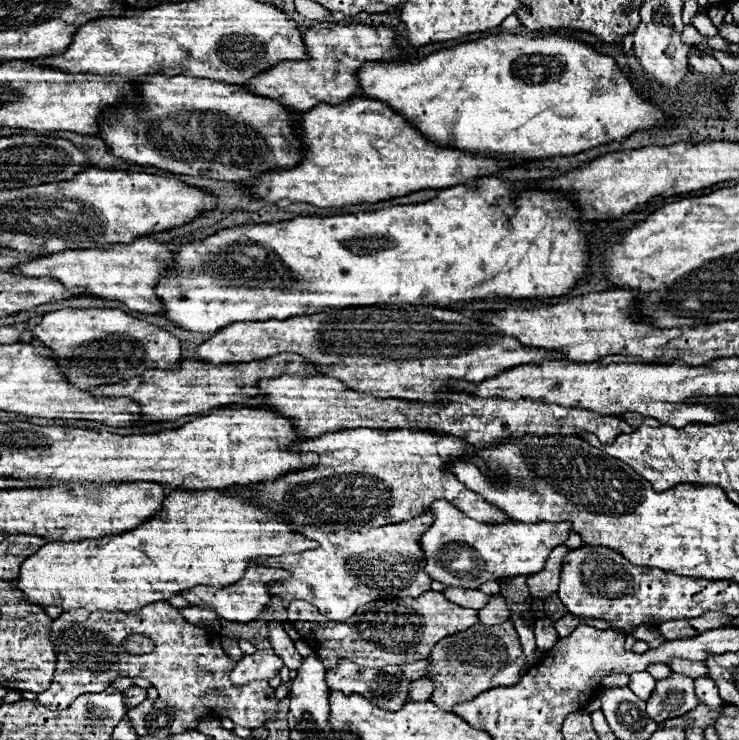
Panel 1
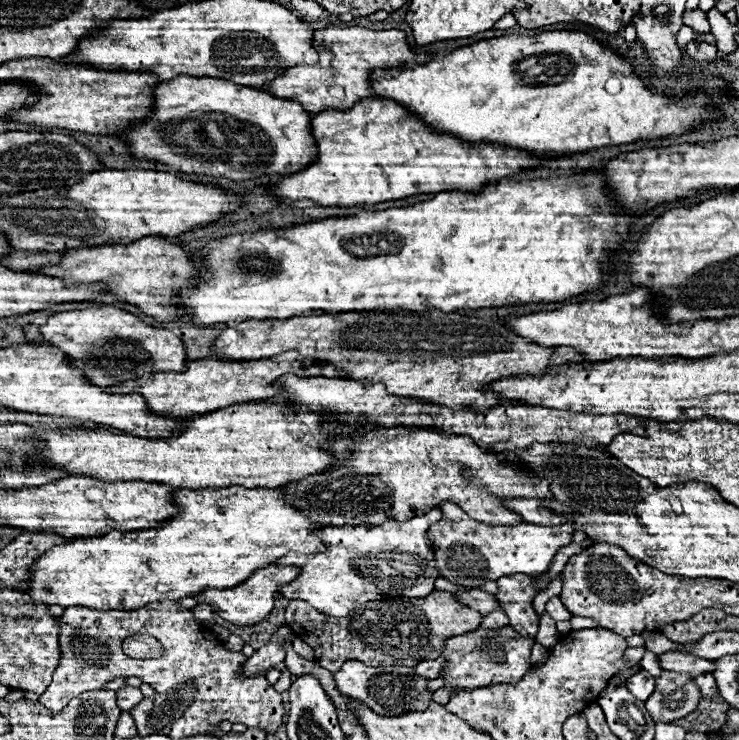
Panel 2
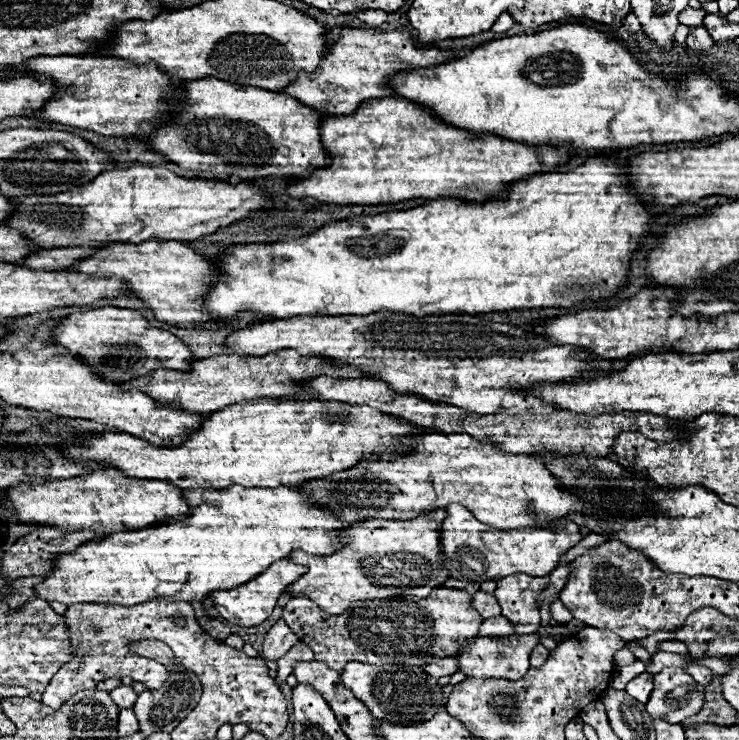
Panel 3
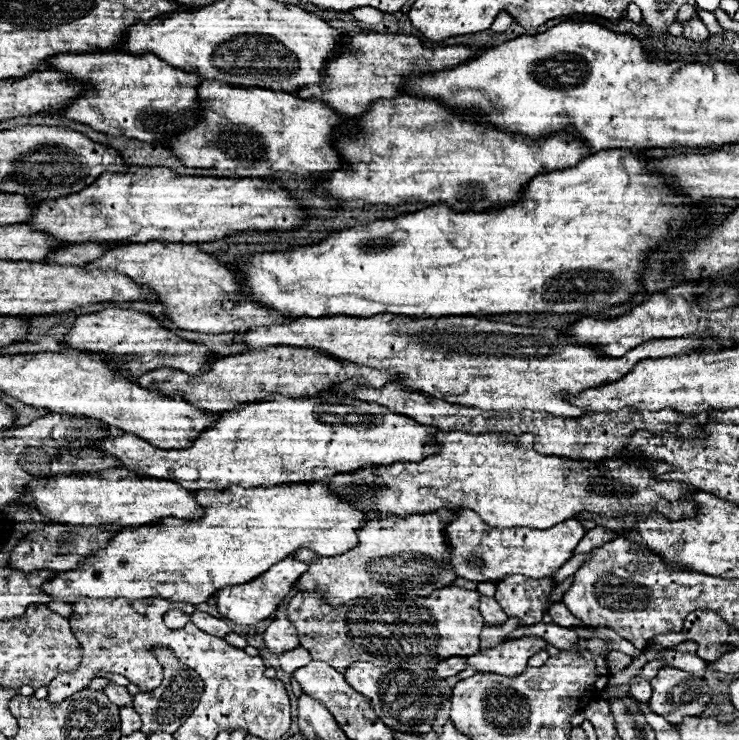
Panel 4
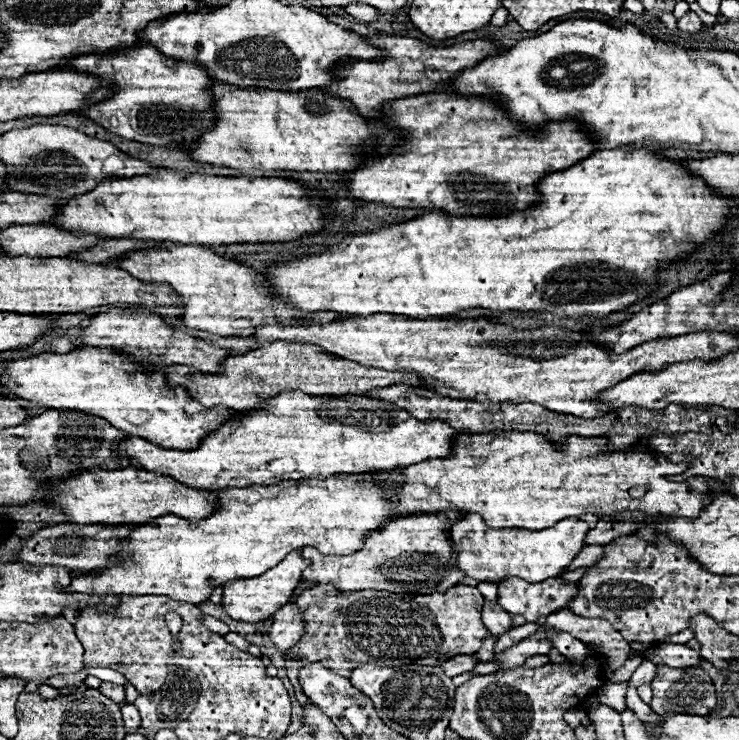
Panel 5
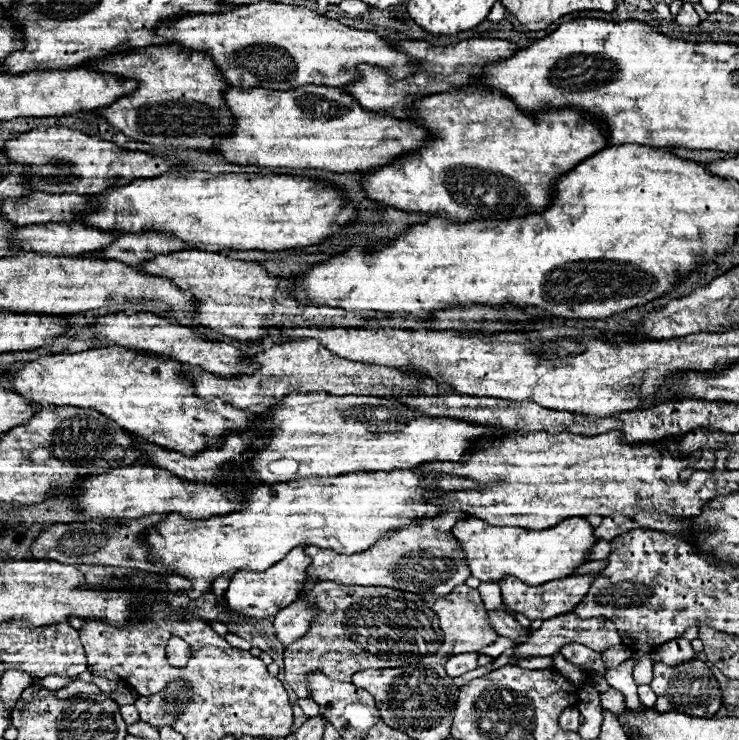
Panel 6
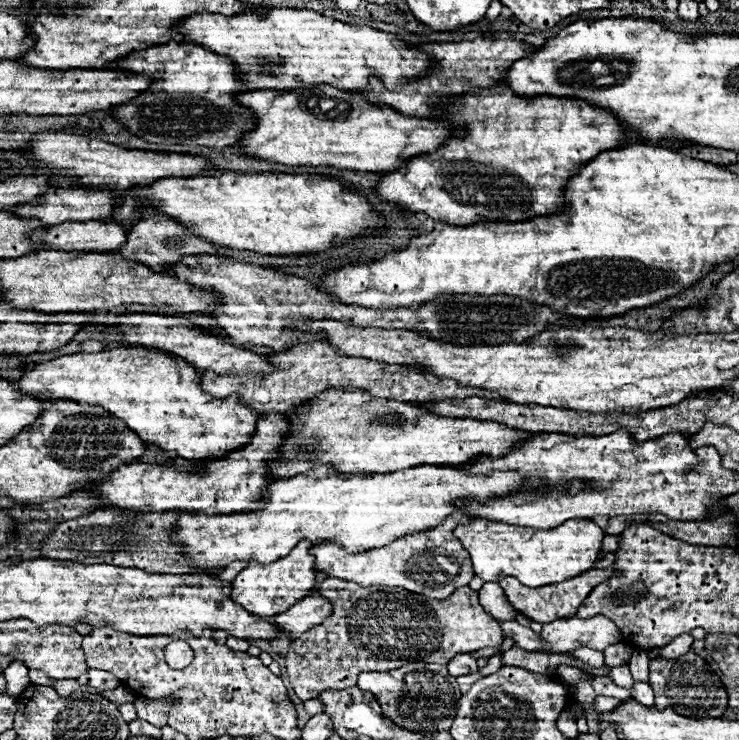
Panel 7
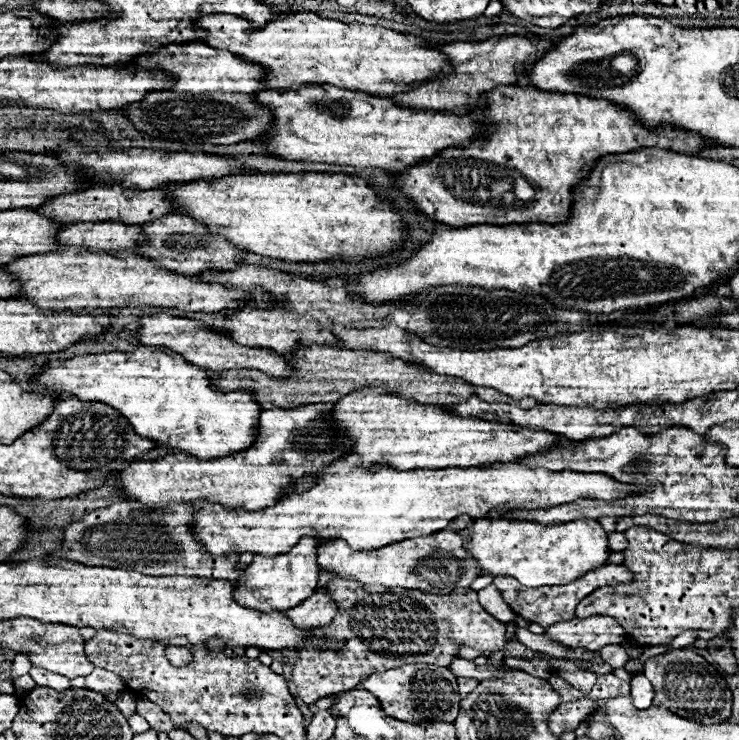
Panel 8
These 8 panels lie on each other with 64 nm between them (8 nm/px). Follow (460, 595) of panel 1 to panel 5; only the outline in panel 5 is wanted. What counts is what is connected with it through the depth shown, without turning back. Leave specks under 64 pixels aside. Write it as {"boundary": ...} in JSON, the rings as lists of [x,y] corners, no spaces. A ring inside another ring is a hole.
{"boundary":[[[484,602],[482,620],[484,620],[486,628],[490,628],[490,632],[494,636],[506,634],[506,632],[510,632],[514,628],[512,626],[512,616],[508,612],[504,612],[502,608],[498,608],[498,604],[492,604],[492,602]]]}

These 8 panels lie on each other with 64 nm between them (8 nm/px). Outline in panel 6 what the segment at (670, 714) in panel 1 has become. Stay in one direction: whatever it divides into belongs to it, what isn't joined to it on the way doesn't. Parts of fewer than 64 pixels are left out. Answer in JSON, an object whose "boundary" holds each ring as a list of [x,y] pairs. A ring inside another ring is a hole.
{"boundary":[[[692,658],[688,662],[682,662],[678,666],[666,666],[662,662],[654,662],[654,680],[650,682],[652,690],[656,692],[656,712],[668,712],[676,710],[690,716],[714,716],[722,708],[722,690],[718,686],[718,680],[706,666],[706,662]]]}

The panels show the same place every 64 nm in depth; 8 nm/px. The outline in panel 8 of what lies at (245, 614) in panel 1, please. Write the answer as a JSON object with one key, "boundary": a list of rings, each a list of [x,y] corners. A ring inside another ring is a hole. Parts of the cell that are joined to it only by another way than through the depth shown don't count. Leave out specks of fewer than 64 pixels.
{"boundary":[[[306,536],[302,538],[290,552],[282,556],[254,556],[252,564],[244,570],[242,580],[236,582],[236,592],[234,598],[252,610],[260,612],[270,612],[270,610],[290,610],[298,606],[302,600],[310,598],[316,592],[318,584],[318,562],[316,562],[316,550],[318,550],[318,540]]]}

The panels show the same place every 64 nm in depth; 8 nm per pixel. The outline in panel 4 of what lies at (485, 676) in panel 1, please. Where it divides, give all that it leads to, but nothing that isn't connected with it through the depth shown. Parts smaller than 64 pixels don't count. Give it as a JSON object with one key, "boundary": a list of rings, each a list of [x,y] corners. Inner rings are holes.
{"boundary":[[[520,638],[514,642],[502,642],[488,652],[468,656],[468,666],[482,670],[482,674],[504,674],[518,676],[524,672],[526,662],[536,652],[546,650],[546,640],[542,638]]]}

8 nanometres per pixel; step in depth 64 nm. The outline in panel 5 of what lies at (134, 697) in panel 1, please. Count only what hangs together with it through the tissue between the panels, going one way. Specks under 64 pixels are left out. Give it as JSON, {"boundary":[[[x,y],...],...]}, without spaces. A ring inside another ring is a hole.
{"boundary":[[[102,682],[100,688],[98,688],[104,696],[108,696],[110,700],[114,702],[122,702],[124,704],[124,686],[118,686],[118,684],[112,684],[112,682]]]}

